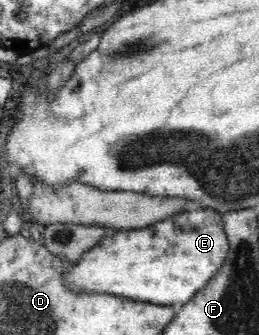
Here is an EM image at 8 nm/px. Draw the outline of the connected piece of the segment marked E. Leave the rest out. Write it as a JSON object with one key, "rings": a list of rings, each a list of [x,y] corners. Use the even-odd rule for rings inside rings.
{"rings":[[[212,208],[182,213],[156,225],[120,231],[88,250],[72,269],[65,269],[64,284],[74,292],[100,292],[147,304],[179,307],[188,303],[220,271],[229,243],[221,213]]]}

